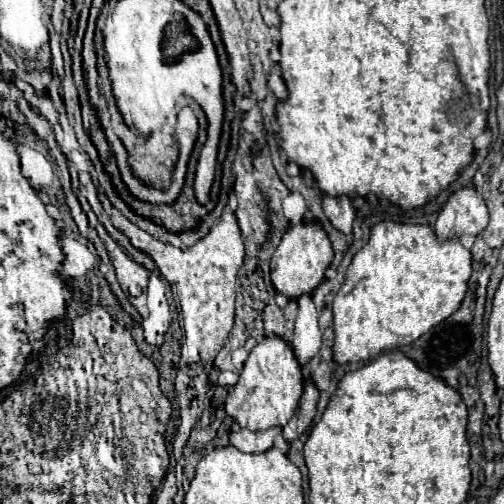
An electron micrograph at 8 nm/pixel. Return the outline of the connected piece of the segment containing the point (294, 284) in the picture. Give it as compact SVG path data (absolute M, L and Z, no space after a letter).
M293 224L287 228L287 232L283 234L273 258L271 258L271 280L273 286L277 288L277 292L285 294L287 298L299 298L301 294L311 294L325 278L325 270L333 260L333 248L331 242L325 234L325 230L319 224Z

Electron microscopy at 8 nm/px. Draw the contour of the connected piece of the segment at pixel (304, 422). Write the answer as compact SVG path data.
M307 380L303 388L303 396L299 400L299 408L295 410L295 416L289 420L289 424L283 428L283 438L287 442L293 442L309 428L317 410L317 400L319 400L319 390L311 380Z

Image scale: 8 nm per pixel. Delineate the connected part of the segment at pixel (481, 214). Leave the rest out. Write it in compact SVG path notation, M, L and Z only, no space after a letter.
M473 186L459 188L449 196L435 222L435 234L439 240L461 238L465 234L477 236L489 220L487 206Z

